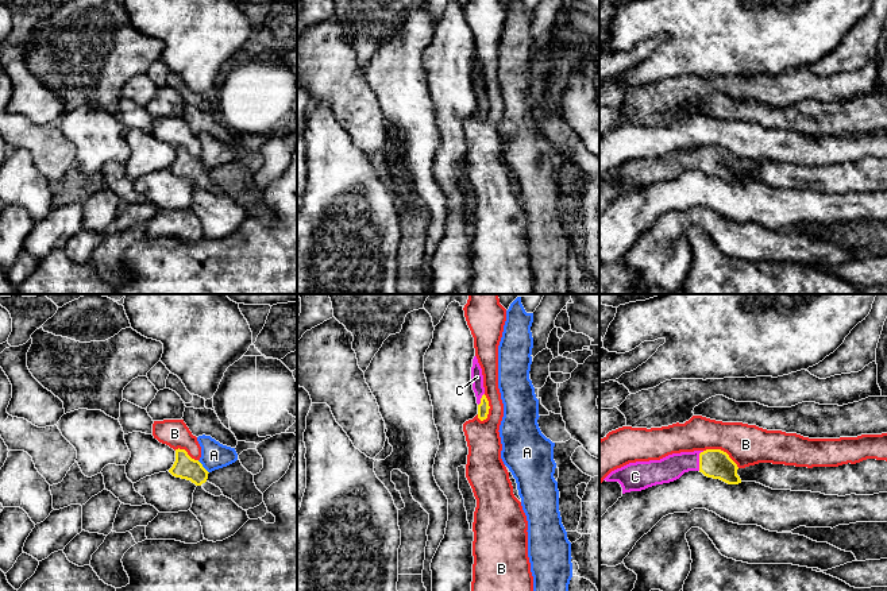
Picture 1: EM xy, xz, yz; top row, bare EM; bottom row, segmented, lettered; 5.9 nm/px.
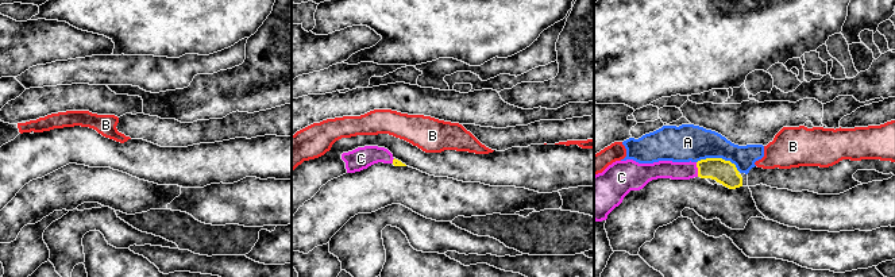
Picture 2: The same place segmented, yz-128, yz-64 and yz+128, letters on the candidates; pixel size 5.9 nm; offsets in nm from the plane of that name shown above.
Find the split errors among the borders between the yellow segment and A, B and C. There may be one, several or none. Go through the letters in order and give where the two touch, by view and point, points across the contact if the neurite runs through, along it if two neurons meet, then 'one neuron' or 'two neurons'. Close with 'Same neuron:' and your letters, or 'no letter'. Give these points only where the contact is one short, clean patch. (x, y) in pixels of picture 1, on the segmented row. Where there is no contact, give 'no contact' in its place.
A: contact xy (203, 467); border xy (197, 460), (208, 472); two neurons
B: contact yz (722, 451); border yz (704, 449), (722, 449), (739, 467); two neurons
C: contact yz (700, 460); way yz (713, 463), (700, 460), (687, 460), (671, 467); one neuron
Same neuron: C

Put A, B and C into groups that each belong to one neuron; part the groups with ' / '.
A / B / C

